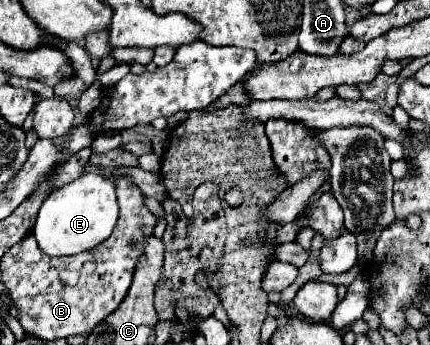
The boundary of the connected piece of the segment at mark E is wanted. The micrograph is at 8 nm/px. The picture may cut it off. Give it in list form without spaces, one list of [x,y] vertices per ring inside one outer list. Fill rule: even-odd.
[[[83,173],[69,185],[55,189],[41,205],[33,235],[39,249],[51,257],[75,255],[105,241],[117,223],[117,197],[115,185],[97,173]]]

